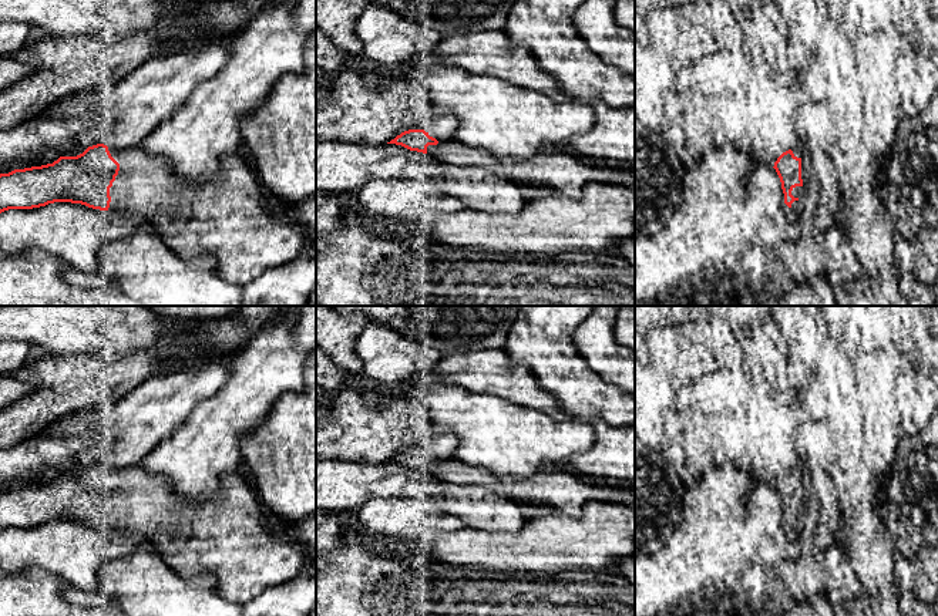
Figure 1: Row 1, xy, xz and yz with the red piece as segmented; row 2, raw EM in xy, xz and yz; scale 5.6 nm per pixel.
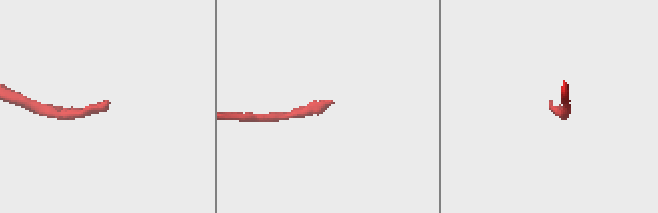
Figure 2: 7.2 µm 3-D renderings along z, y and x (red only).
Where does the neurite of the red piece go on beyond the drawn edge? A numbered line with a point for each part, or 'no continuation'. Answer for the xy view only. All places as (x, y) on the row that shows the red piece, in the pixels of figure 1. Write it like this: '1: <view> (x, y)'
1: xy (229, 219)

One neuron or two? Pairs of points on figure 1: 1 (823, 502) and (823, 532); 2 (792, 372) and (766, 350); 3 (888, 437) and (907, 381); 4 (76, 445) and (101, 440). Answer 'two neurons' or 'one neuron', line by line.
1: one neuron
2: one neuron
3: two neurons
4: one neuron

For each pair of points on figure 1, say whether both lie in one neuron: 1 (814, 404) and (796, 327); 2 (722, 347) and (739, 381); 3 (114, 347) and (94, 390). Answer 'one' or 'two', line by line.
1: two
2: two
3: two

